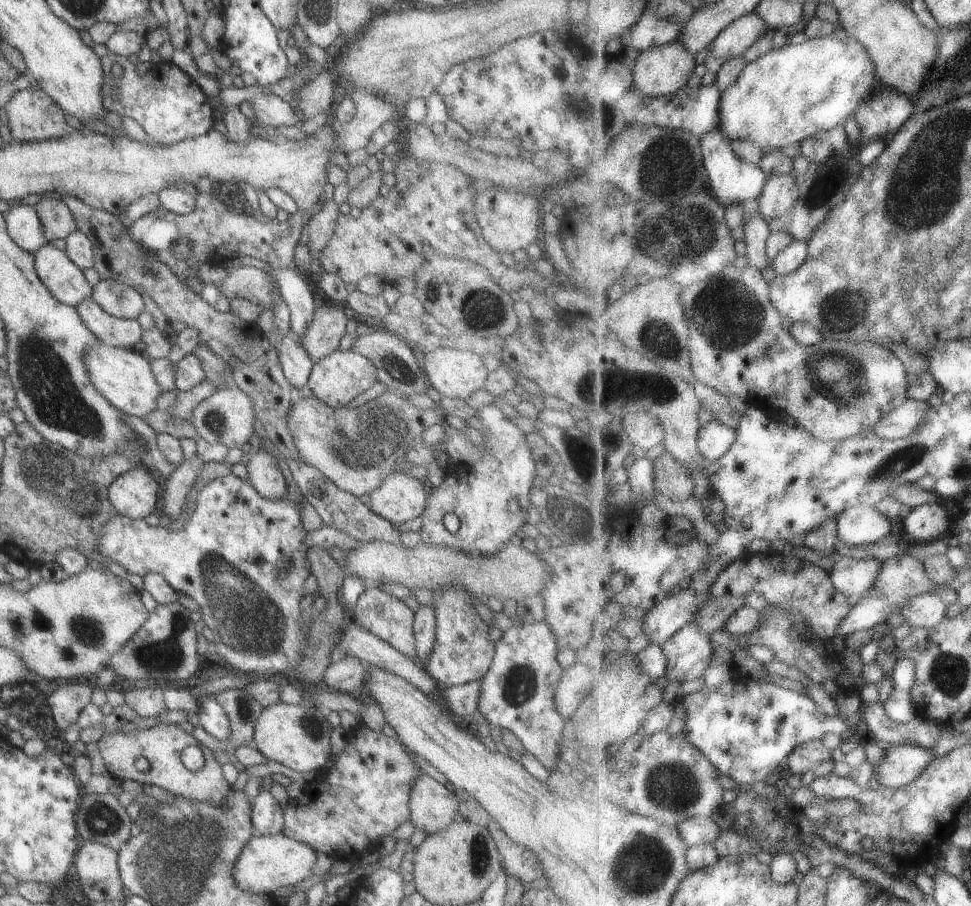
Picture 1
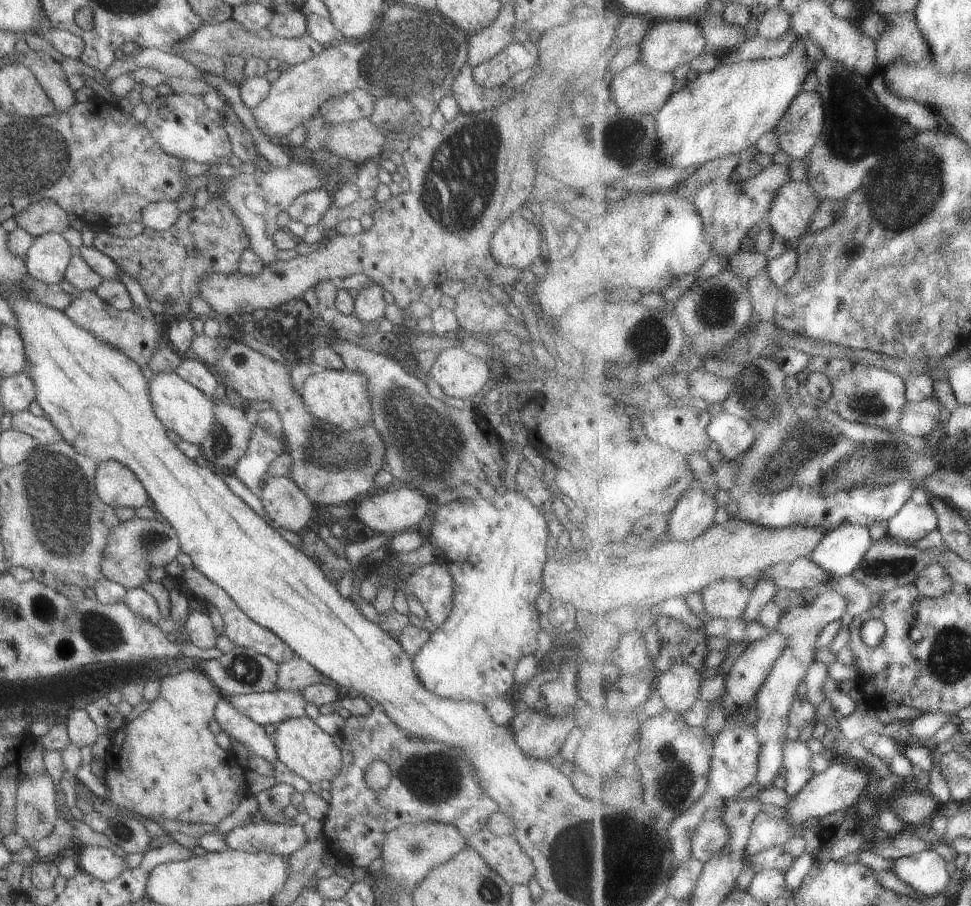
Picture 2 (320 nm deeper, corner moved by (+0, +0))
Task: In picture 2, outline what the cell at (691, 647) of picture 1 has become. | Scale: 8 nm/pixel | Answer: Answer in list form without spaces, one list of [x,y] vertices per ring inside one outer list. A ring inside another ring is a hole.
[[[690,664],[673,665],[657,675],[655,691],[664,708],[683,714],[693,702],[702,699],[702,676]]]

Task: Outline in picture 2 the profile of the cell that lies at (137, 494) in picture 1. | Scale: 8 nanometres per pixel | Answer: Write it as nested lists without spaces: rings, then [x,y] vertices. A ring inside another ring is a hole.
[[[109,459],[96,463],[94,491],[103,504],[113,508],[139,508],[149,504],[146,490],[125,465]]]

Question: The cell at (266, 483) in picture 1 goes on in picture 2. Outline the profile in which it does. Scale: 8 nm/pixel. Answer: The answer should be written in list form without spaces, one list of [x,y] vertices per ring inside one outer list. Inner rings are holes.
[[[265,476],[256,496],[273,525],[299,534],[312,524],[316,508],[289,477]]]

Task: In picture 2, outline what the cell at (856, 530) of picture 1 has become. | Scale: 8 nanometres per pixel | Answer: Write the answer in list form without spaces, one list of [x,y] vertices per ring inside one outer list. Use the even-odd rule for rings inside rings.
[[[847,523],[829,530],[809,557],[833,577],[844,577],[861,564],[874,542],[870,527]]]

